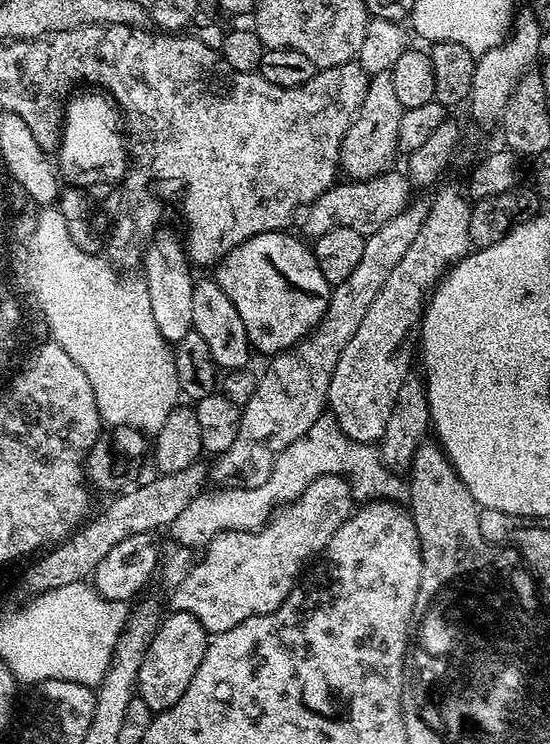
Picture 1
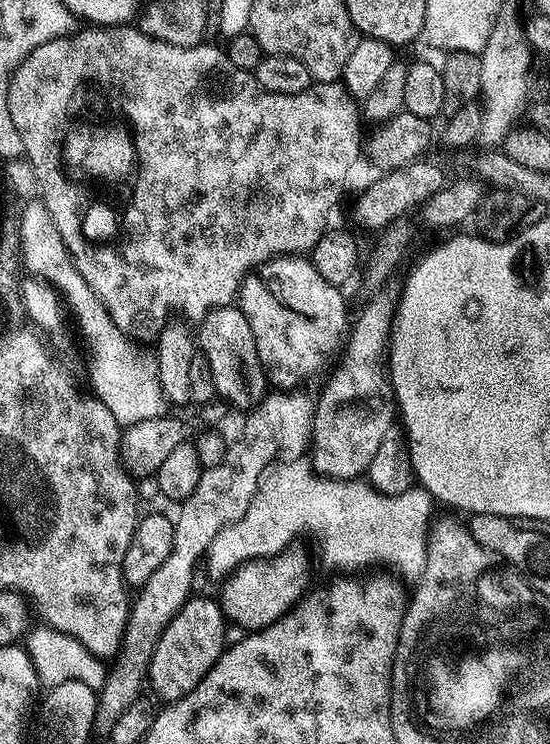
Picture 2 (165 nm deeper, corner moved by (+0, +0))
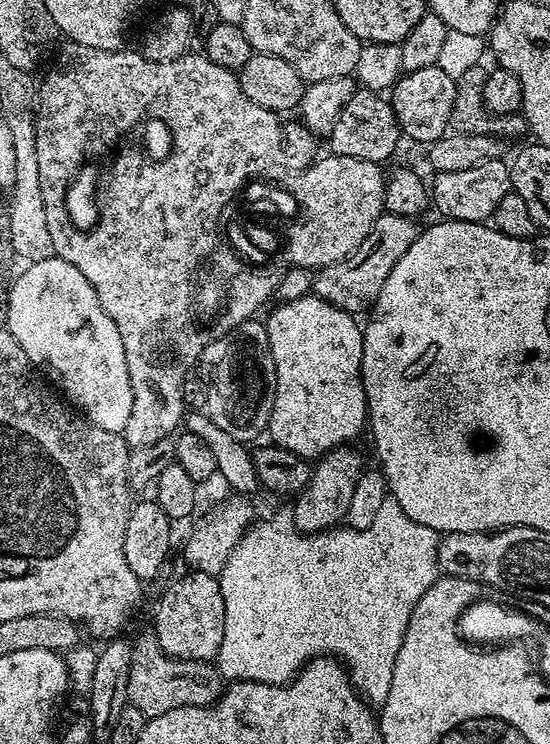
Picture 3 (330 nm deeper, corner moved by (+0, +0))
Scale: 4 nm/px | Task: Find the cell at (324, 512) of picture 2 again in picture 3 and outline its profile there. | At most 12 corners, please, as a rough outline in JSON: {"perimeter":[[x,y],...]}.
{"perimeter":[[261,520],[218,575],[225,681],[313,656],[369,705],[436,581],[441,533]]}

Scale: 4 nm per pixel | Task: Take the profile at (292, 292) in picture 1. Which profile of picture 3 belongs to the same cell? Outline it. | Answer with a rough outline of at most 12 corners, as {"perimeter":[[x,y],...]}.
{"perimeter":[[315,294],[266,319],[271,443],[305,458],[368,418],[357,317]]}

